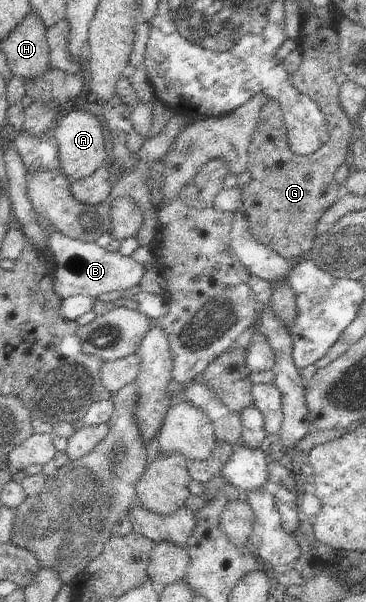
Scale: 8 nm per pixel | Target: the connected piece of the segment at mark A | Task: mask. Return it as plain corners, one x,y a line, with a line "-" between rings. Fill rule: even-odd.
66,109
56,119
52,133
58,141
60,169
69,181
75,183
86,180
99,167
109,164
110,152
106,145
104,127
91,110
85,112

